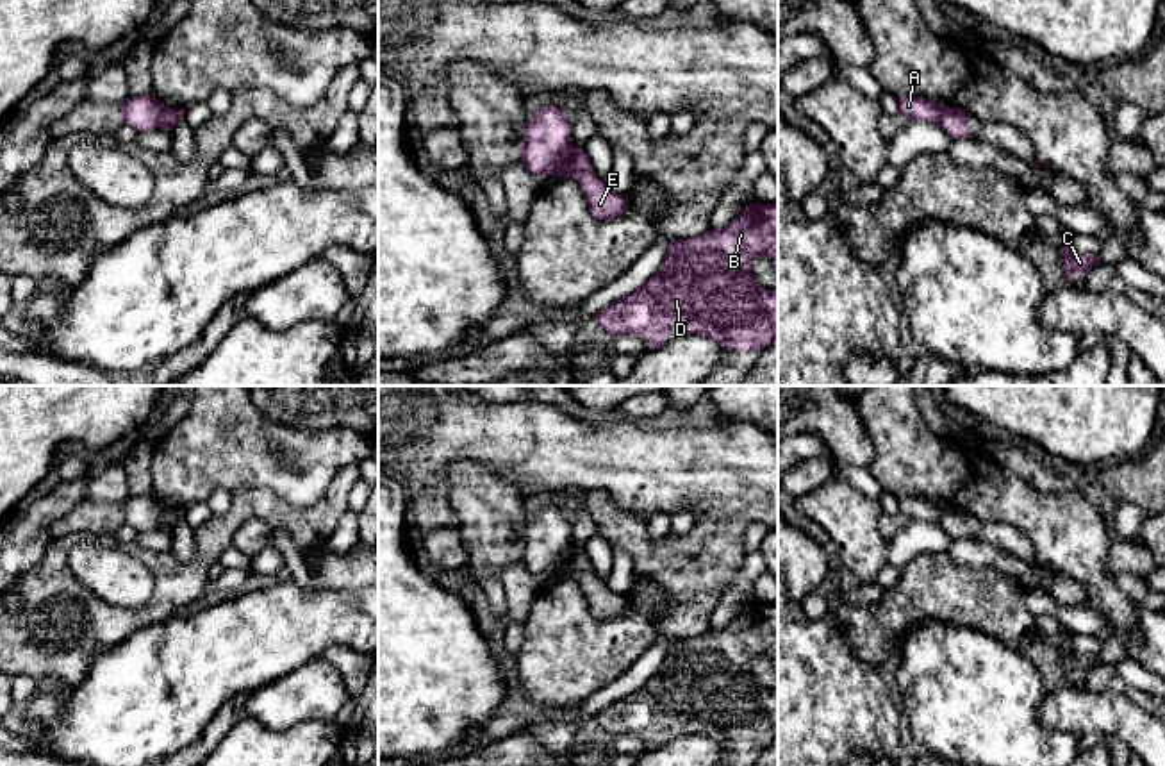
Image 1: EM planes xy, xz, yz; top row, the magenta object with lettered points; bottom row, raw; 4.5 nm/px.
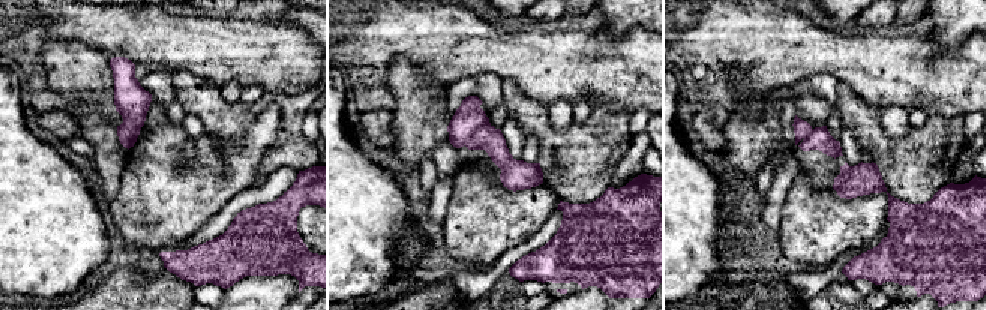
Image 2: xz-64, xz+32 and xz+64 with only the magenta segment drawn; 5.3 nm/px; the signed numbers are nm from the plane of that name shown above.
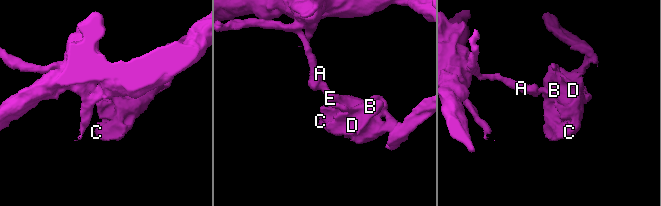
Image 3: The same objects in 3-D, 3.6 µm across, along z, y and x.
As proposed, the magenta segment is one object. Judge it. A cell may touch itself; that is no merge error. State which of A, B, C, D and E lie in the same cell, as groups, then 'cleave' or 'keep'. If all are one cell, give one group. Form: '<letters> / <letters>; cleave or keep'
A / B C D E; cleave

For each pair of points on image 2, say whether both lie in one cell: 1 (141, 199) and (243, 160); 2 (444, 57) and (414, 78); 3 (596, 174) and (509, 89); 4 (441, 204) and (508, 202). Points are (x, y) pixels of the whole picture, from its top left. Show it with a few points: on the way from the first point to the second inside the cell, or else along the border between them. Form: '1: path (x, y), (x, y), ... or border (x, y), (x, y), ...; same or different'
1: path (167, 192), (176, 183), (218, 169); same
2: border (387, 66), (393, 60), (405, 57), (446, 87); different
3: path (574, 159), (526, 111); same
4: border (458, 171), (441, 223); different

